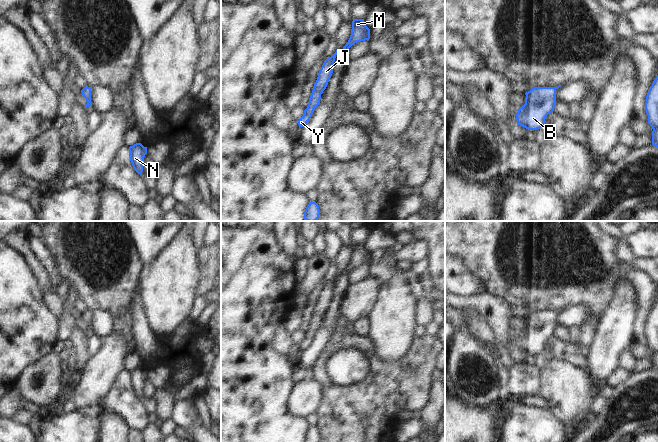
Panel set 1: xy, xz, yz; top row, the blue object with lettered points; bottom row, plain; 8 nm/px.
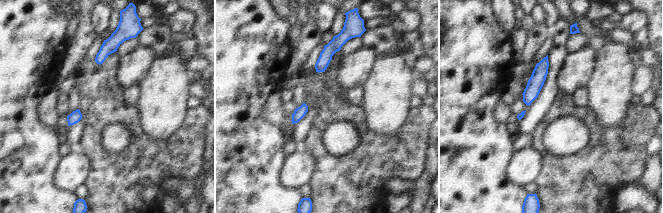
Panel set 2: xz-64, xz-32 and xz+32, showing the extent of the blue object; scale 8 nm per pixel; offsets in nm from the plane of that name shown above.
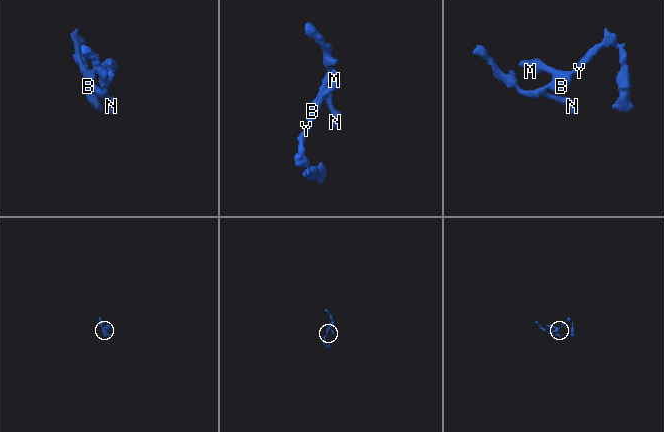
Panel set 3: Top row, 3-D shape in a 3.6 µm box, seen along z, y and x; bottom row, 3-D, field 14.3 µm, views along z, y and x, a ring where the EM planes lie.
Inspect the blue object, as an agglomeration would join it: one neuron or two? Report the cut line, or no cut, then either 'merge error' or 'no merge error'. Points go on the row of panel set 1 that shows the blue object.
cut none; no merge error

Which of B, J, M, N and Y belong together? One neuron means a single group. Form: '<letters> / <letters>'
B J M N Y

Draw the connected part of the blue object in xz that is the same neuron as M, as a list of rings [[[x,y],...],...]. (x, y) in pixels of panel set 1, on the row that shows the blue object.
[[[353,19],[351,35],[343,49],[347,52],[355,43],[369,39],[370,29],[364,24],[364,19]]]

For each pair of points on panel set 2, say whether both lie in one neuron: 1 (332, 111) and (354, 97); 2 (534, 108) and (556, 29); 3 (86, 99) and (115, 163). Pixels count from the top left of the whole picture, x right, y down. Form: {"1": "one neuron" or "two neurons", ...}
{"1": "two neurons", "2": "one neuron", "3": "one neuron"}

